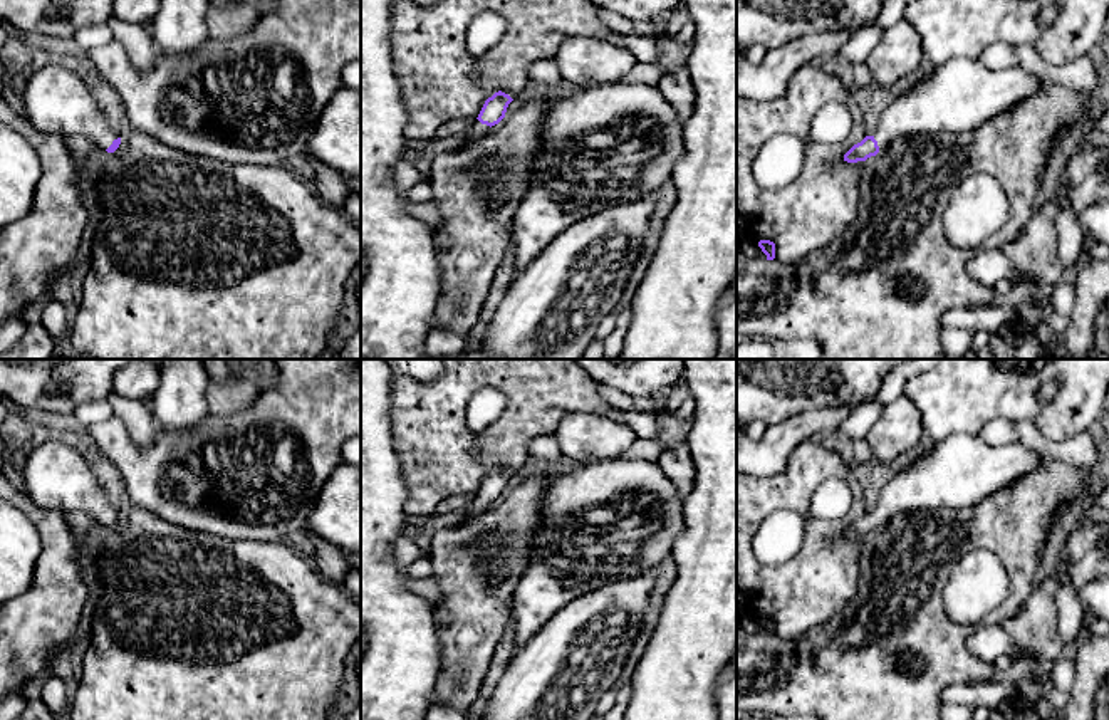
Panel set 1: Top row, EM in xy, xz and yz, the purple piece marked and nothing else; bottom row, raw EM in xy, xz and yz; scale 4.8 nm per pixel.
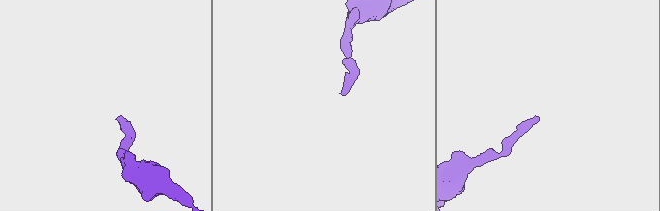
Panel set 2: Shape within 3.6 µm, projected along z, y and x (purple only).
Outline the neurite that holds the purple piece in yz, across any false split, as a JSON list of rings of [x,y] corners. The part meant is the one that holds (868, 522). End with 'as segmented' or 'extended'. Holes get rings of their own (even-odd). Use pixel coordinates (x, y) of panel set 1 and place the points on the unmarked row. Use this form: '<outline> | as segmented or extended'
[[[951,435],[883,487],[877,505],[854,520],[844,537],[876,532],[899,512],[963,509],[1034,472],[1045,457],[1018,441],[988,445],[980,435]]] | extended

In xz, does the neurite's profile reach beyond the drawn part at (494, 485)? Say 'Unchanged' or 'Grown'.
Grown

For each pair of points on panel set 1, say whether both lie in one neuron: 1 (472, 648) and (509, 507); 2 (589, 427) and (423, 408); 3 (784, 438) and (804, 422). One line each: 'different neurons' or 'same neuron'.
1: same neuron
2: different neurons
3: same neuron

